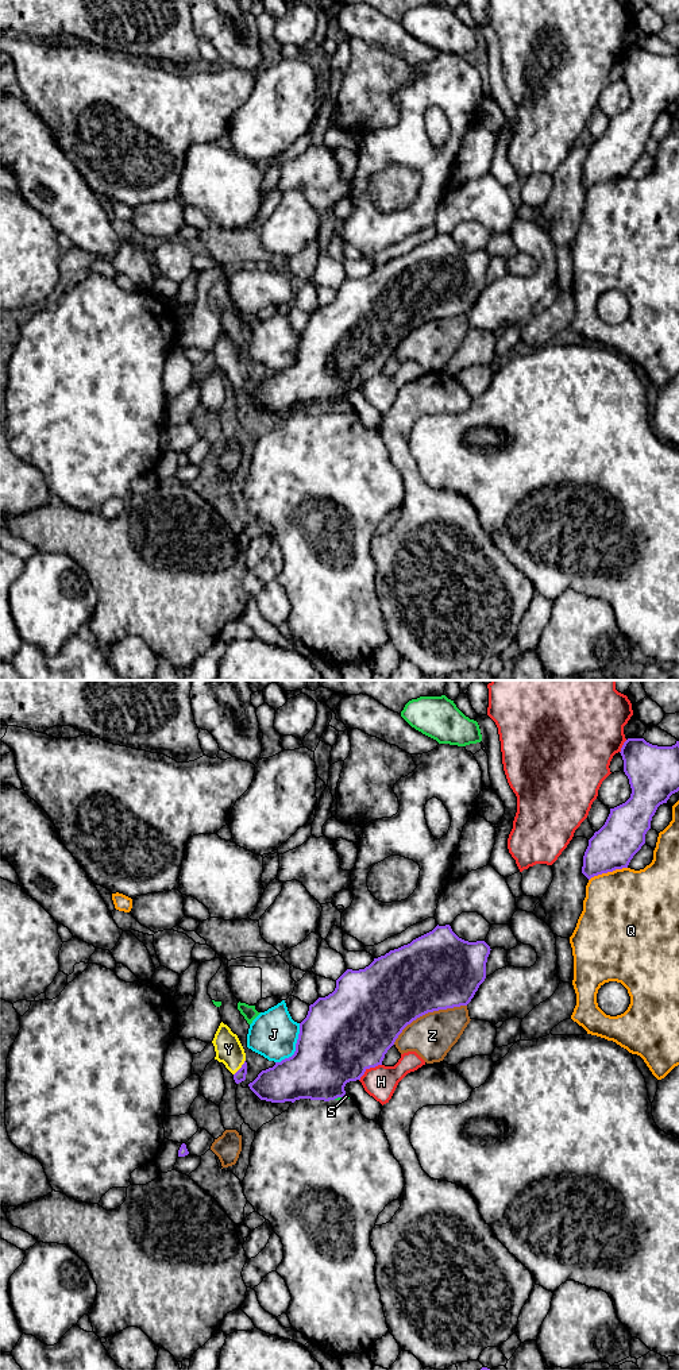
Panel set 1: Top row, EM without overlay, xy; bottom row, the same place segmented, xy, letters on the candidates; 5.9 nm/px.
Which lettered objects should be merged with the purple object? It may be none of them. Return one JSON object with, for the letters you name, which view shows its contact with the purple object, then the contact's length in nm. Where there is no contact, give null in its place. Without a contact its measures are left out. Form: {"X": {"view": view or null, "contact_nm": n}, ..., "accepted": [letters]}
{"Y": {"view": "xy", "contact_nm": 120}, "accepted": ["Y"]}

